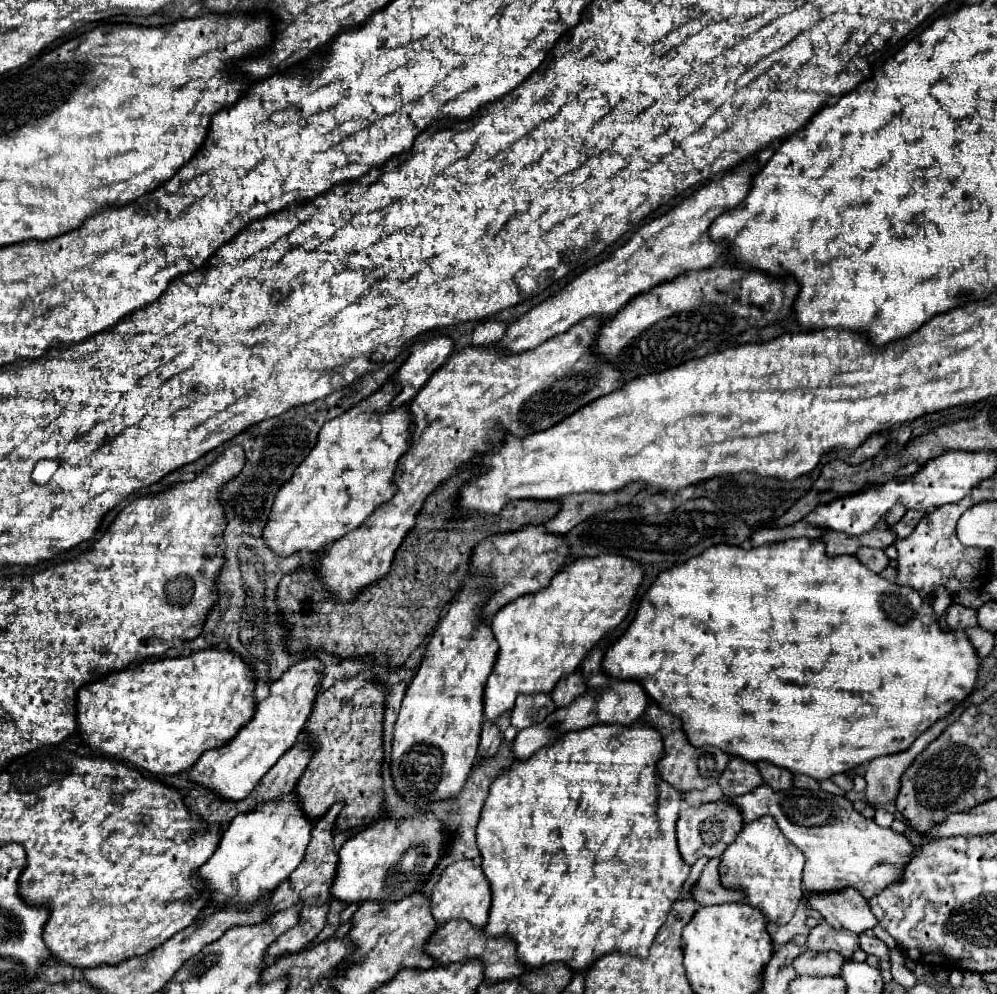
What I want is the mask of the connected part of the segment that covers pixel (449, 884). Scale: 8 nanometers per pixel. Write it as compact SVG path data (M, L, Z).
M458 861L442 871L430 895L430 911L438 925L444 925L446 921L452 919L464 919L472 927L482 929L488 921L488 909L490 909L490 885L478 865L474 865L472 861Z

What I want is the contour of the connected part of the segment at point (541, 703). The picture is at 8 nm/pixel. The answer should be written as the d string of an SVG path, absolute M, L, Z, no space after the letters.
M520 695L516 699L516 705L512 709L512 719L510 723L520 731L524 727L534 725L536 721L542 721L546 715L550 715L556 709L556 705L552 705L550 695Z

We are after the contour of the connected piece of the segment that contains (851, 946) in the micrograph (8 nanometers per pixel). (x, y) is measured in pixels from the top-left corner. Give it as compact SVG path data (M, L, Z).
M820 923L814 929L810 929L806 949L814 951L814 953L836 951L838 955L842 955L848 961L848 959L852 959L854 951L860 949L858 939L860 939L858 933L840 931L840 929L834 929L832 925L828 925L828 923Z

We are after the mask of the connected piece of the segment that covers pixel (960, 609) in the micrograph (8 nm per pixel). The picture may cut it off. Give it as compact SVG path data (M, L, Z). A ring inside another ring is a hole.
M952 603L948 609L946 609L946 623L950 629L968 629L968 627L976 627L978 621L976 621L976 611L974 609L968 609L964 605L958 605L958 603Z

